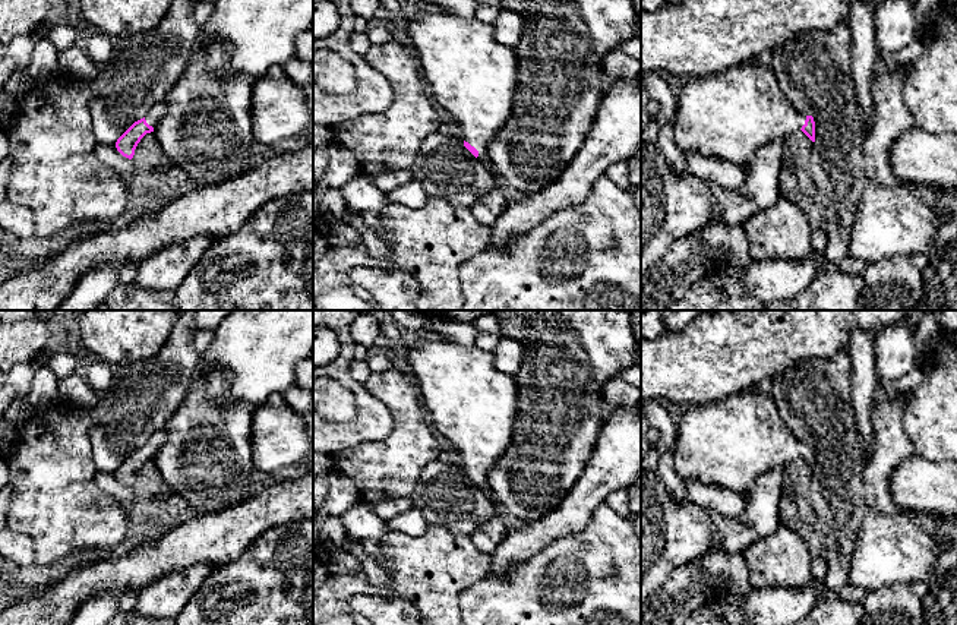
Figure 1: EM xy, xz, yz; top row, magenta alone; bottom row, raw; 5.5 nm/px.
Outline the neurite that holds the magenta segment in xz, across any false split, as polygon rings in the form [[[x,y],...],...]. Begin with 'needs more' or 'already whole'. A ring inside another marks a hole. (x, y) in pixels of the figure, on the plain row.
needs more; [[[442,338],[417,340],[404,345],[407,359],[414,370],[413,379],[420,386],[430,423],[445,445],[449,445],[464,460],[464,474],[481,489],[493,502],[496,496],[487,484],[489,470],[503,457],[519,420],[519,386],[512,375],[502,373],[495,367],[493,354],[474,345],[459,345]]]

